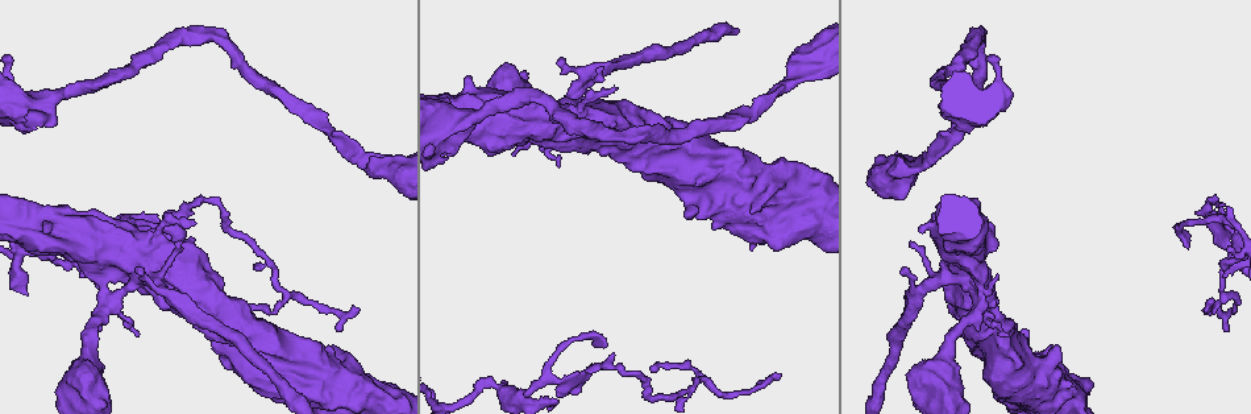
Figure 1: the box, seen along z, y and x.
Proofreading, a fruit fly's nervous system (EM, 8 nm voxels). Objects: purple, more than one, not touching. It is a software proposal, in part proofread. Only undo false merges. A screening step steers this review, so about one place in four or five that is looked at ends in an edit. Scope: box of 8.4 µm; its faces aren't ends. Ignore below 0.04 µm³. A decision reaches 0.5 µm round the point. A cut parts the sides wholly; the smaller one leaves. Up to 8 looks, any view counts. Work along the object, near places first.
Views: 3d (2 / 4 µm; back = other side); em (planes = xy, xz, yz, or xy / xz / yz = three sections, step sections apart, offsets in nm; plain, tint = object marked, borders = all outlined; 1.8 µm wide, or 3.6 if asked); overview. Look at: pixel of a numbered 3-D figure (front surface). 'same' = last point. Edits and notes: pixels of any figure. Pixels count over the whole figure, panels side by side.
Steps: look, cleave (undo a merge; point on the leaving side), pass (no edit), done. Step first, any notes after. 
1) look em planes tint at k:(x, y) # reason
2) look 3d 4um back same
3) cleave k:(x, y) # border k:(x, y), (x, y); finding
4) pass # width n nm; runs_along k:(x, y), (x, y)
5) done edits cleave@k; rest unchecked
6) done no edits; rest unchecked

look 3d 4um back at 1:(30, 105) # sharp bend

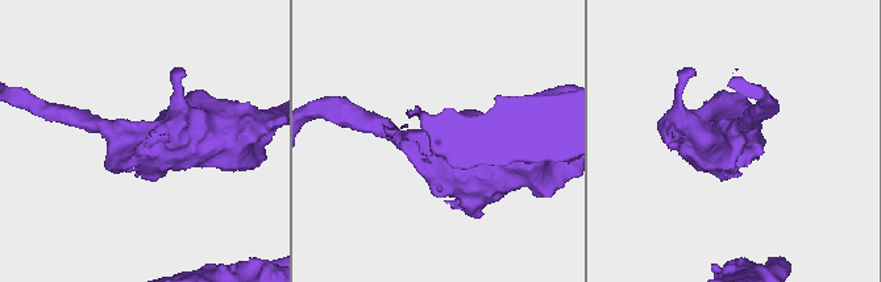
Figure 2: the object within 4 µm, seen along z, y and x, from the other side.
look em planes borders at 2:(144, 136) # arms 3; arm_widths 220, 460, 650 nm; shape alone is not enough

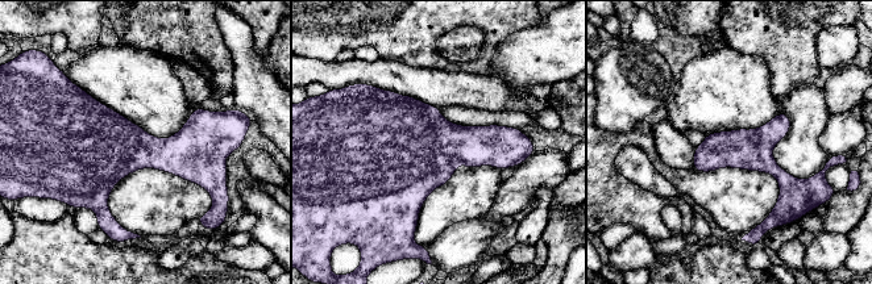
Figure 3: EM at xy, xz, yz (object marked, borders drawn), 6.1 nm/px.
pass # runs_along 3:(697, 150), (752, 151), (801, 188); one neuron here

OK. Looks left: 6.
look em 3.6um yz step 4 borders at 1:(967, 274) # sharp bend

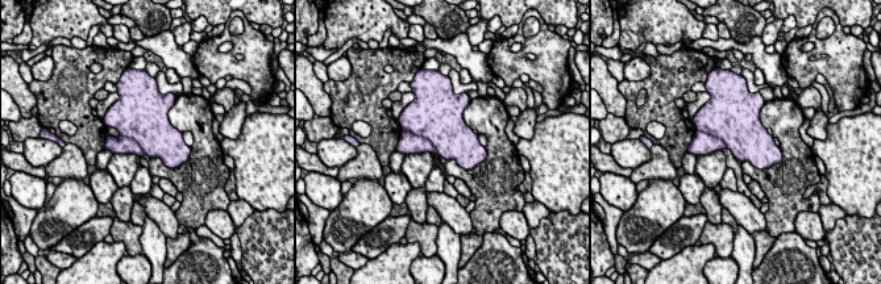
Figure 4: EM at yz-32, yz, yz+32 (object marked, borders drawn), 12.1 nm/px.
cleave 4:(408, 143) # width 600 nm; two neurons meet here

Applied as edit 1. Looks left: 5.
look 3d 4um at 1:(66, 265) # sudden change in width

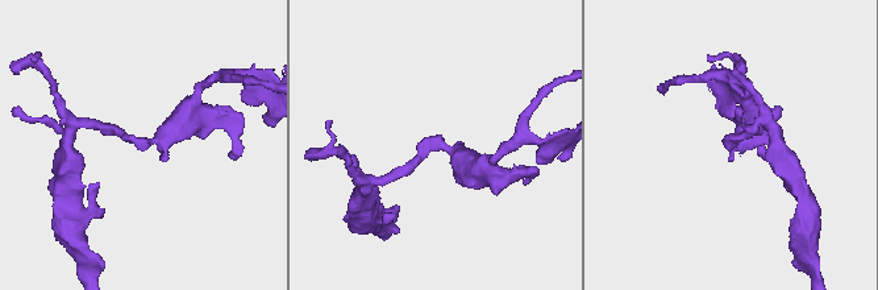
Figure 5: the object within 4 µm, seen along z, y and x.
look em xy step 8 tint at 5:(143, 139)

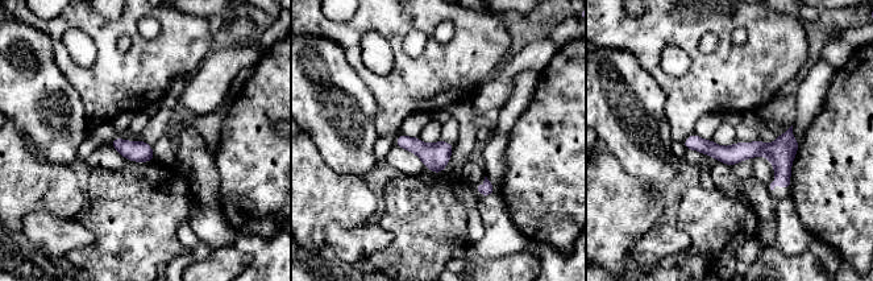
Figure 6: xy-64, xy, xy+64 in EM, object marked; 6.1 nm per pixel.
look em planes tint same

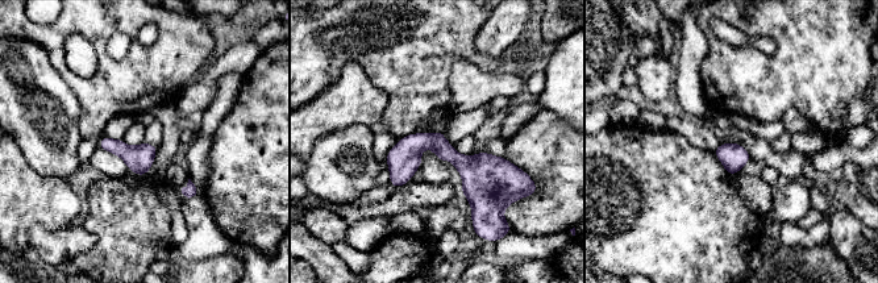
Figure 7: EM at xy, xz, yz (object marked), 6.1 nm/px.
pass # width 140 nm; continuous, no second neuron

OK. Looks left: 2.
look 3d 4um at 1:(390, 168) # calibre changes

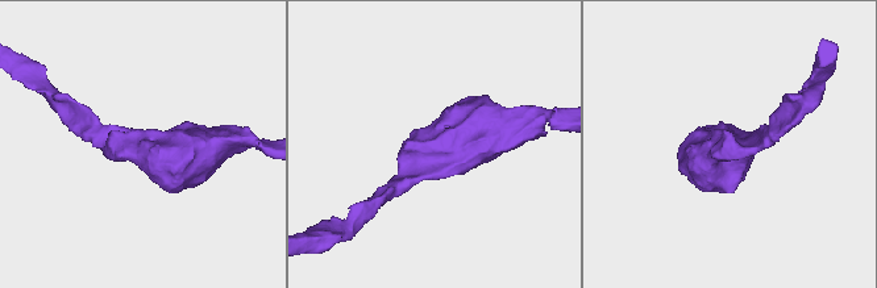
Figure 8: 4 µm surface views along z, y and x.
look em 3.6um xy step 4 tint at 8:(736, 146) # now the EM

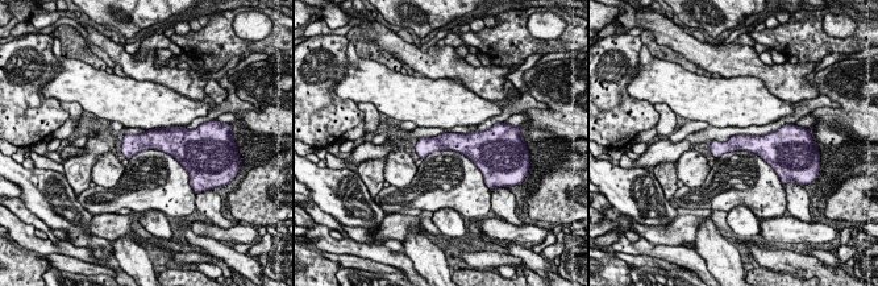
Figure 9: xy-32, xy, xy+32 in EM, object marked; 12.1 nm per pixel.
pass # runs_along 9:(774, 141), (712, 146); continuous, no second neuron

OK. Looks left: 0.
done edits cleave@4; rest unchecked

